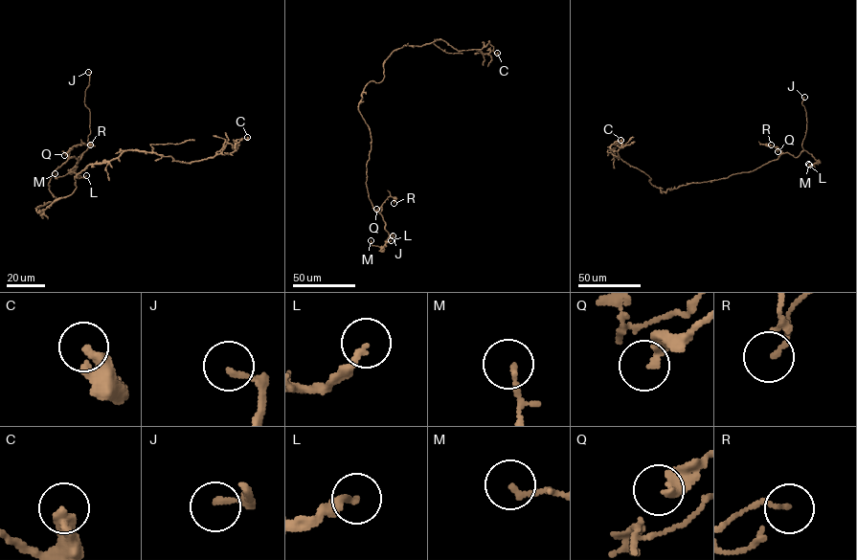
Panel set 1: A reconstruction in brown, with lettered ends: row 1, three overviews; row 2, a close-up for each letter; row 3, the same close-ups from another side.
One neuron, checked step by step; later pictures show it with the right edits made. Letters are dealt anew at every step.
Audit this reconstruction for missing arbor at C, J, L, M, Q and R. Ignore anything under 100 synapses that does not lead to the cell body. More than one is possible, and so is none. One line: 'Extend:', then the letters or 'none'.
Extend: J

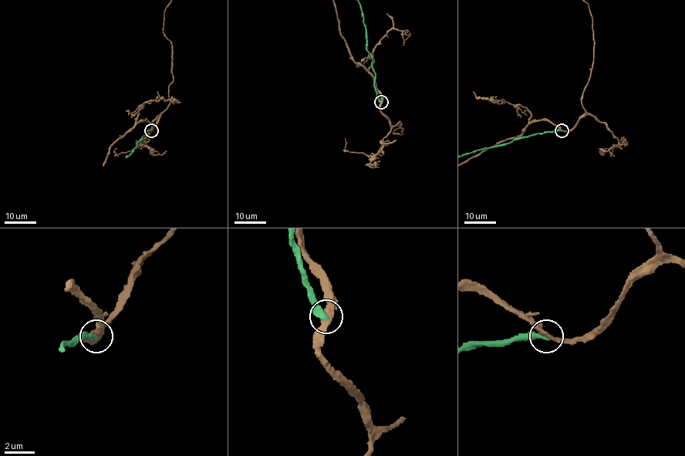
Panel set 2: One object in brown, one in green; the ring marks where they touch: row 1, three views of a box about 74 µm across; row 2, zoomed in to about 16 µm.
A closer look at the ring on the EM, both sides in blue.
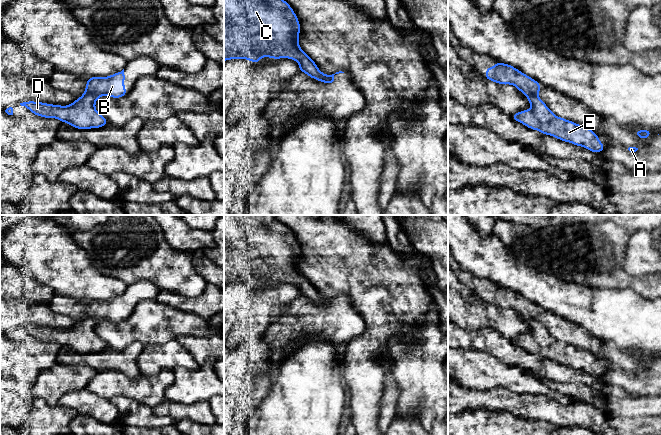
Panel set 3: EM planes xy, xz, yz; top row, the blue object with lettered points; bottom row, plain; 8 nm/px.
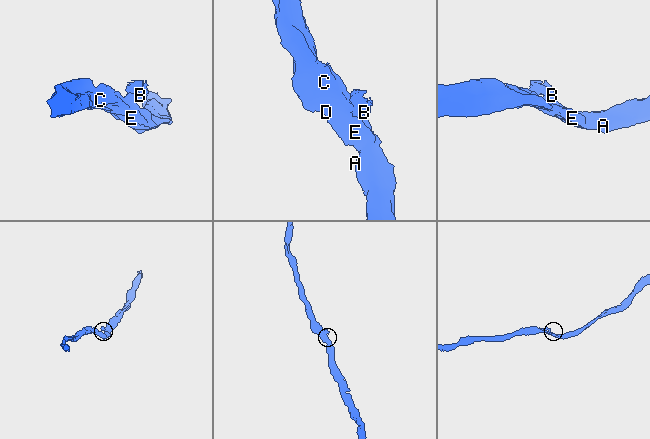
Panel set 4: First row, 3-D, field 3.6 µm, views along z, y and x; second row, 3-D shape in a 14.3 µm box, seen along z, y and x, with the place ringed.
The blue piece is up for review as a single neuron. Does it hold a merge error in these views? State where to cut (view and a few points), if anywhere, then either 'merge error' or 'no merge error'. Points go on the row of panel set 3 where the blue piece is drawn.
cut xy (86, 91), (97, 97); merge error

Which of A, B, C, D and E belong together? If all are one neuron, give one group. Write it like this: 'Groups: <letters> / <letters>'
Groups: A C D E / B

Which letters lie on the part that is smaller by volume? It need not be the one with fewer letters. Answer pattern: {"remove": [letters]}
{"remove": ["B"]}

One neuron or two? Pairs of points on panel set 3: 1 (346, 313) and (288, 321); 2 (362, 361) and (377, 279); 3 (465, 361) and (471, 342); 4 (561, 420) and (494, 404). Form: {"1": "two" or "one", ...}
{"1": "one", "2": "one", "3": "two", "4": "one"}

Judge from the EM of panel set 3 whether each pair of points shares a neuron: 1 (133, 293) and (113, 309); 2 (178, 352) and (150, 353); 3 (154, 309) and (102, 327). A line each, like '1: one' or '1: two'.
1: one
2: one
3: one

